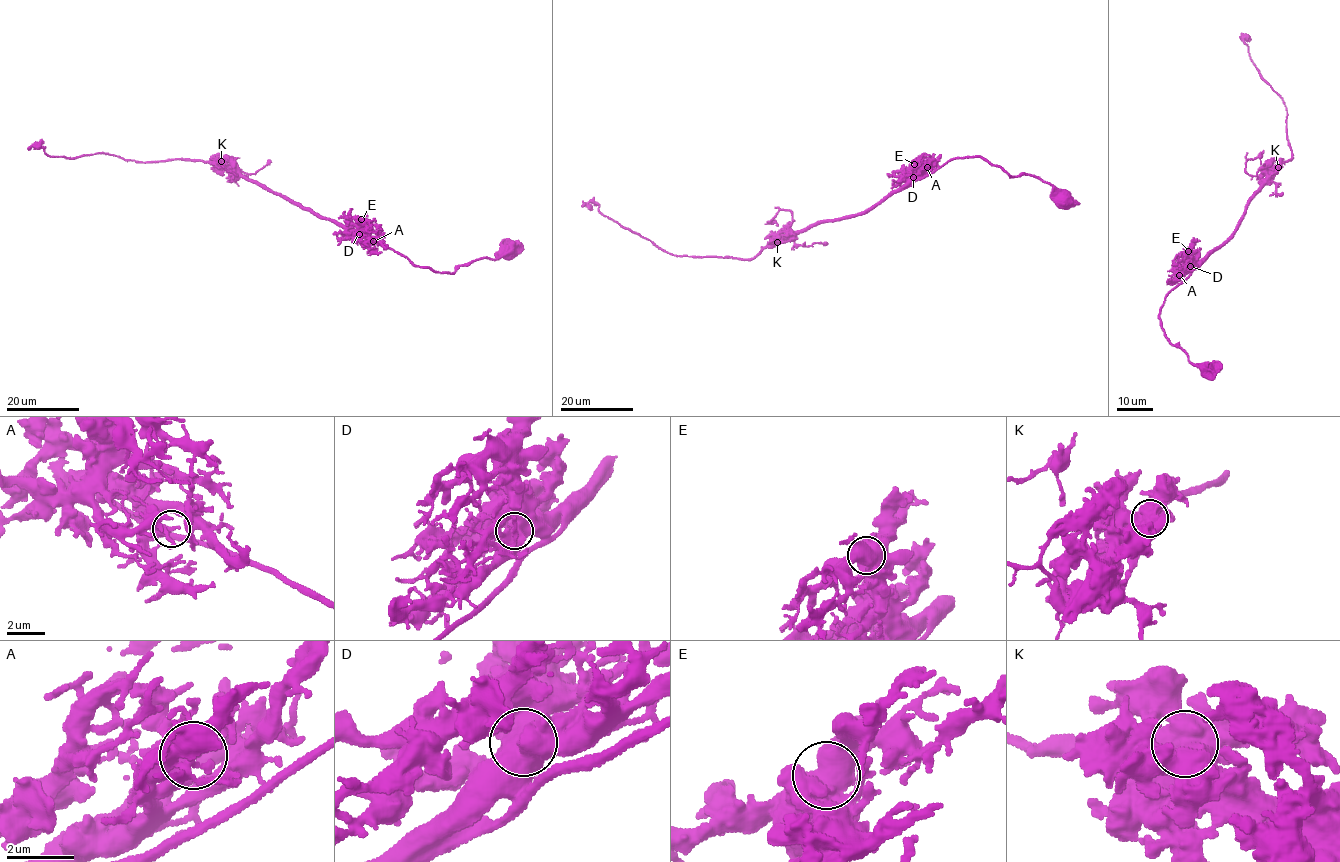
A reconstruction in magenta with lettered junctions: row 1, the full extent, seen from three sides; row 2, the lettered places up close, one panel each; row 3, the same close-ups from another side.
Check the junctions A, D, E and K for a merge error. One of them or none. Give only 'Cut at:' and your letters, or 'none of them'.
Cut at: K

